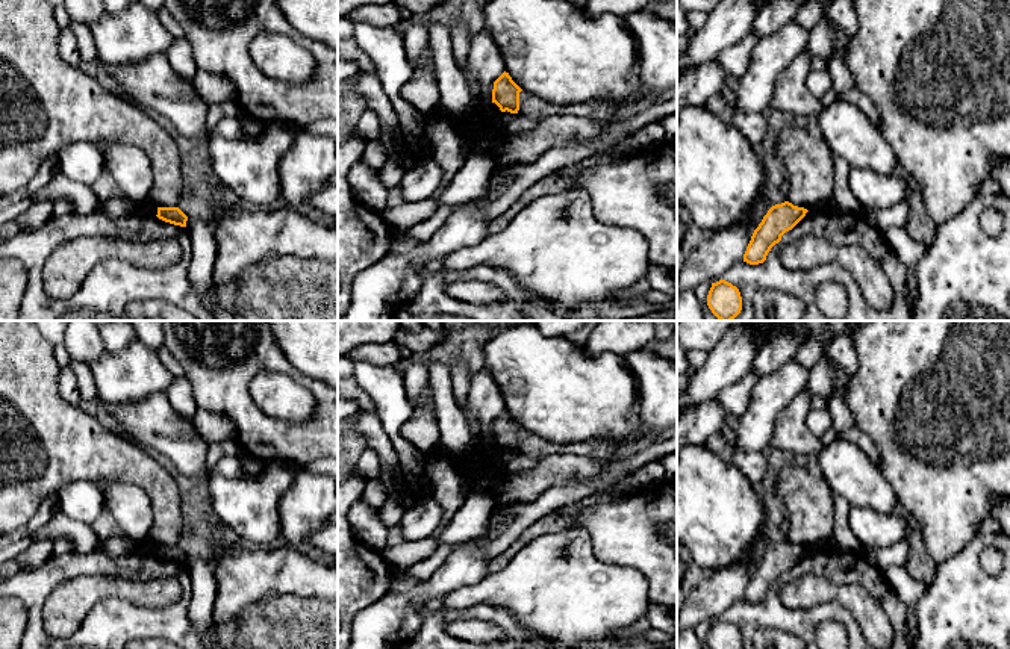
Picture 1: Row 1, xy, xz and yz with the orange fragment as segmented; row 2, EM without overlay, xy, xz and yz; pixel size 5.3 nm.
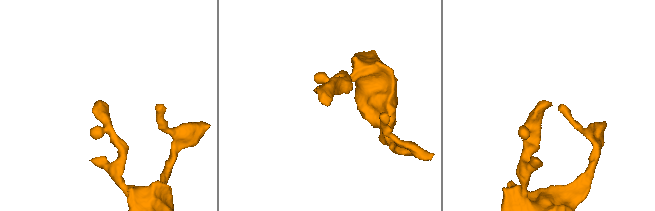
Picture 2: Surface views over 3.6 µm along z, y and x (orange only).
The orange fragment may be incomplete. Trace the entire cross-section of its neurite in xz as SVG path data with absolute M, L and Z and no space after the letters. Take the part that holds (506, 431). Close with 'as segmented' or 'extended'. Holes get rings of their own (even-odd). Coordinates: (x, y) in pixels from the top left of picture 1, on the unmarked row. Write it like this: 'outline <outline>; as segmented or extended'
outline M503 411L495 421L492 428L492 442L495 442L501 451L518 452L519 449L519 431L522 428L512 419L509 411Z; as segmented

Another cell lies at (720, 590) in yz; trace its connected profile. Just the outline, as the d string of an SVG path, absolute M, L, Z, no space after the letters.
M768 537L760 539L739 563L707 573L686 596L677 616L677 632L694 631L704 620L724 619L727 610L743 599L754 569L771 546Z

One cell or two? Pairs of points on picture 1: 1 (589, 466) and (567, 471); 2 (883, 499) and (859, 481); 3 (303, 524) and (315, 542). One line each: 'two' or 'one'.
1: one
2: one
3: two

